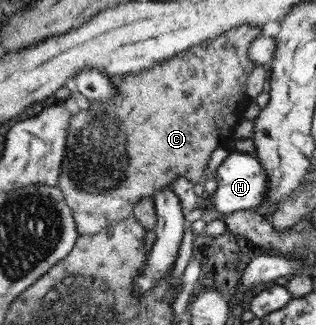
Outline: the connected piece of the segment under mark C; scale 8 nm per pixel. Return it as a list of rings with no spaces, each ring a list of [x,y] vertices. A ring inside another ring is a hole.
[[[239,25],[238,27],[225,31],[222,35],[217,35],[214,39],[203,41],[201,44],[190,46],[180,54],[176,54],[167,60],[162,60],[153,65],[147,71],[137,72],[136,75],[125,75],[124,77],[115,77],[115,95],[106,101],[89,101],[90,106],[87,109],[78,110],[74,115],[70,115],[70,123],[67,129],[65,148],[62,161],[60,162],[59,174],[56,186],[60,188],[63,200],[70,208],[73,214],[75,230],[79,236],[92,235],[98,233],[102,228],[108,228],[117,221],[129,218],[133,211],[133,205],[141,200],[141,197],[153,197],[153,193],[171,185],[174,176],[185,177],[188,181],[203,184],[205,181],[204,169],[212,151],[216,147],[226,146],[230,139],[234,127],[244,118],[245,109],[252,102],[252,99],[245,94],[246,77],[255,65],[247,56],[247,47],[249,43],[260,35],[260,25]]]

